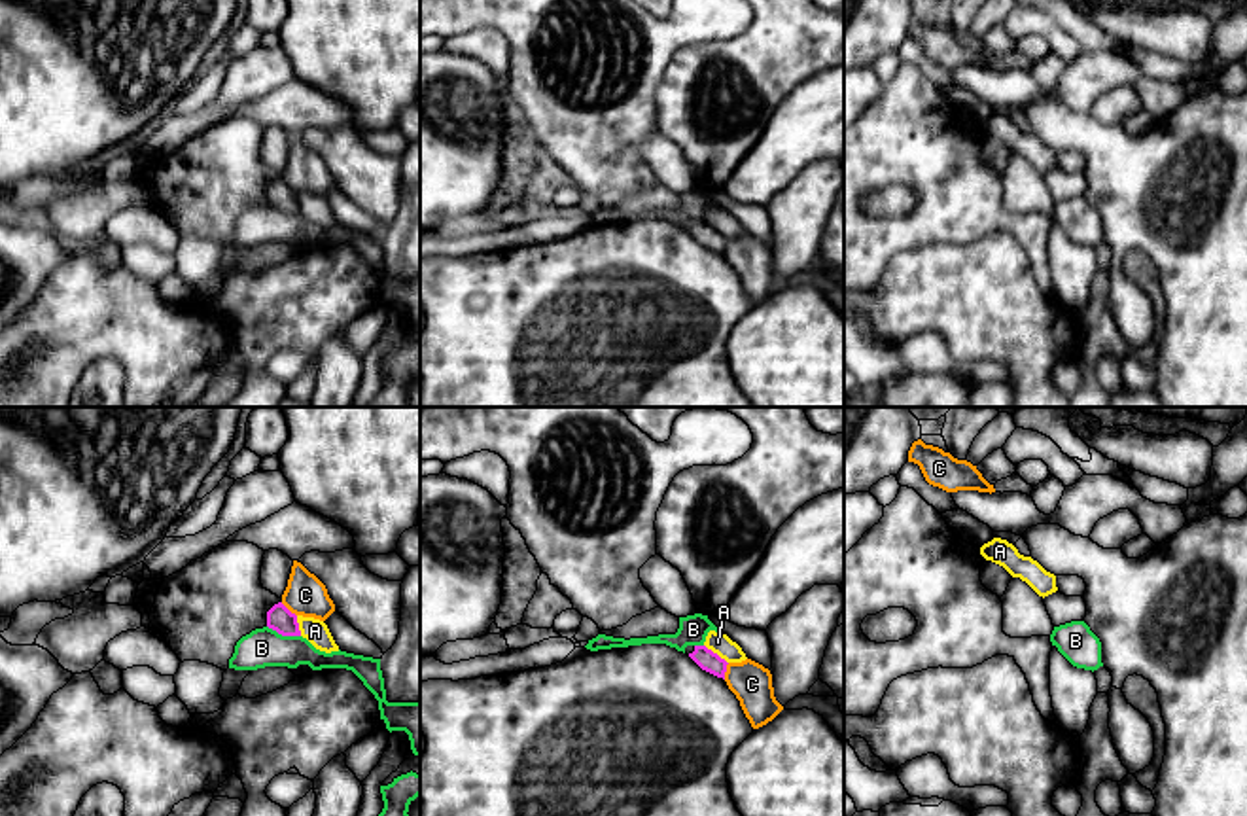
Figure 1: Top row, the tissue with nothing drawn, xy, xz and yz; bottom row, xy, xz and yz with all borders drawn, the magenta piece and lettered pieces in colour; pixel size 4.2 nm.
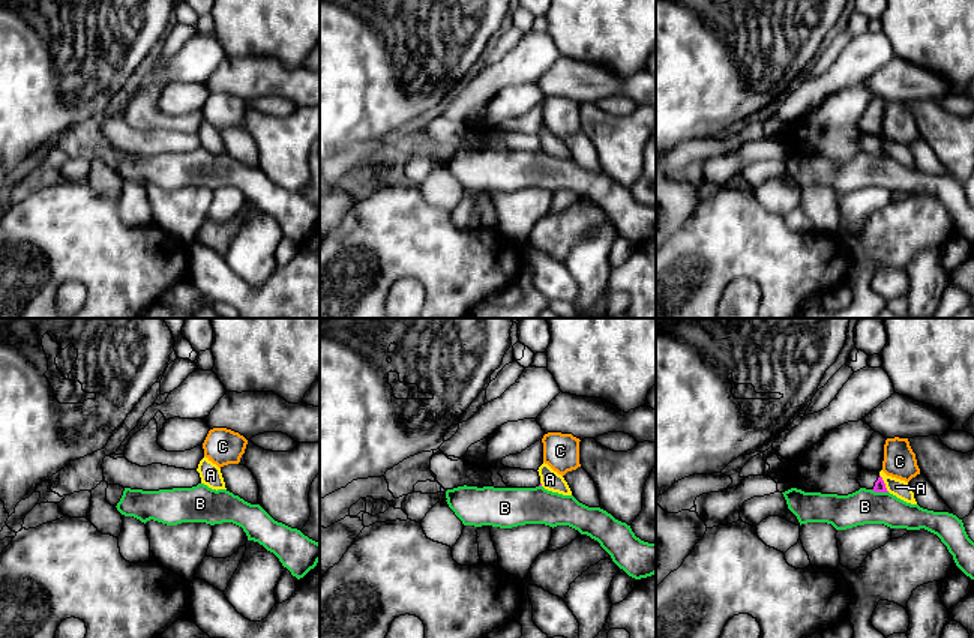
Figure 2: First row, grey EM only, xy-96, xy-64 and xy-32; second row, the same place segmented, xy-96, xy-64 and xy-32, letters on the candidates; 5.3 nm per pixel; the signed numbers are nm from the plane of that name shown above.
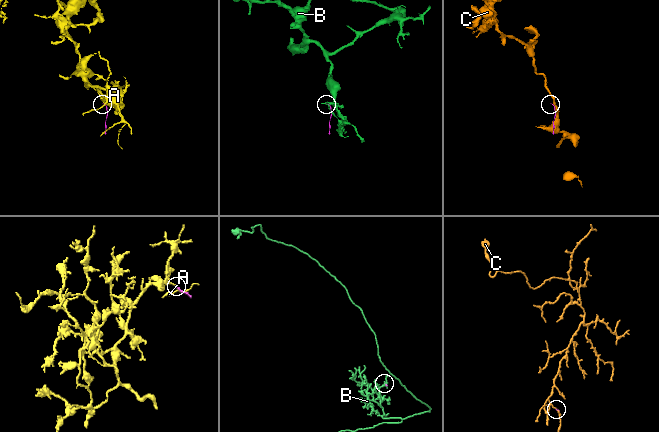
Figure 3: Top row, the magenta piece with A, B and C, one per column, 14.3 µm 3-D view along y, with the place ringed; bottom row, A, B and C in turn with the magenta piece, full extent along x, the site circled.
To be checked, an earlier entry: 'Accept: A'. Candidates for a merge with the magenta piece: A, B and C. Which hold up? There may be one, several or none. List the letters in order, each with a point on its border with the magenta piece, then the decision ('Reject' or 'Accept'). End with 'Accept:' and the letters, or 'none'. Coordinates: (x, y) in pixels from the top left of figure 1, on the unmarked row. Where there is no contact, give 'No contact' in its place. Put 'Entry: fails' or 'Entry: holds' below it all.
A: Touches magenta at xz (716, 230). Reject
B: Touches magenta at xy (284, 211). Reject
C: Touches magenta at xz (725, 247). Reject
Accept: none
Entry: fails

